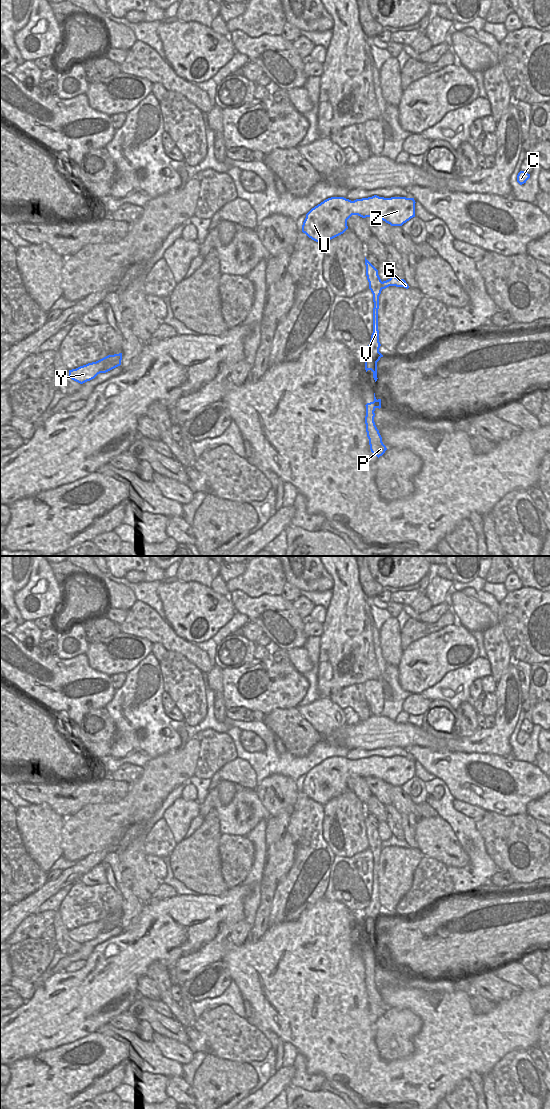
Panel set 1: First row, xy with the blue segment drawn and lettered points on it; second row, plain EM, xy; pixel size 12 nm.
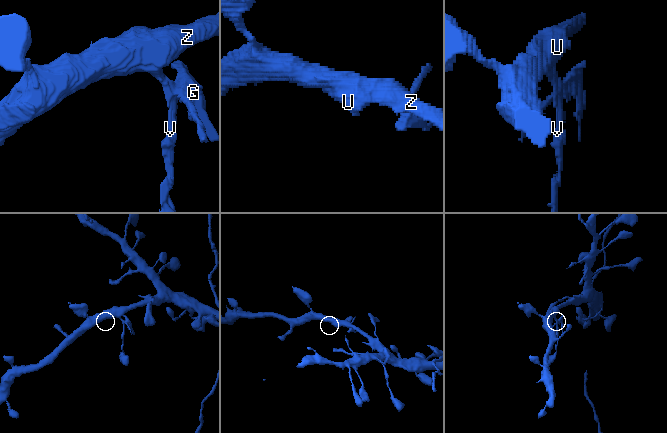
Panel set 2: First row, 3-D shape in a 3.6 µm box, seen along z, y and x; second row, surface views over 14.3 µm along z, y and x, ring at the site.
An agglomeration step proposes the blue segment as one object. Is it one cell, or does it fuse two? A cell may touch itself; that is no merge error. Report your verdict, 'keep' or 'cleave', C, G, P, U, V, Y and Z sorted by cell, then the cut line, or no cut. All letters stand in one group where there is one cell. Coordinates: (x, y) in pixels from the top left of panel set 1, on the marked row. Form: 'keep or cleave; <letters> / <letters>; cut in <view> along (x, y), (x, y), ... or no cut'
cleave; C P U V Y Z / G; cut in xy along (381, 282), (382, 288)

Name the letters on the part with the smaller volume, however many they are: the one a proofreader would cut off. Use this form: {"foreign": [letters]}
{"foreign": ["G"]}

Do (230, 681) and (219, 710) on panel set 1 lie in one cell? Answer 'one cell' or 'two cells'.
two cells

